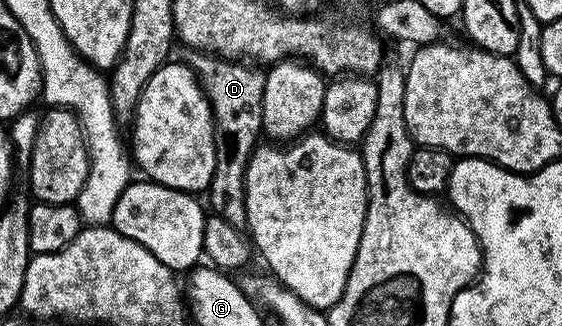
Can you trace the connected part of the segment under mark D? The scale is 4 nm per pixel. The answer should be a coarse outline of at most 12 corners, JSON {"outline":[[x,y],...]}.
{"outline":[[191,50],[210,102],[213,214],[246,227],[246,170],[263,138],[266,71]]}

